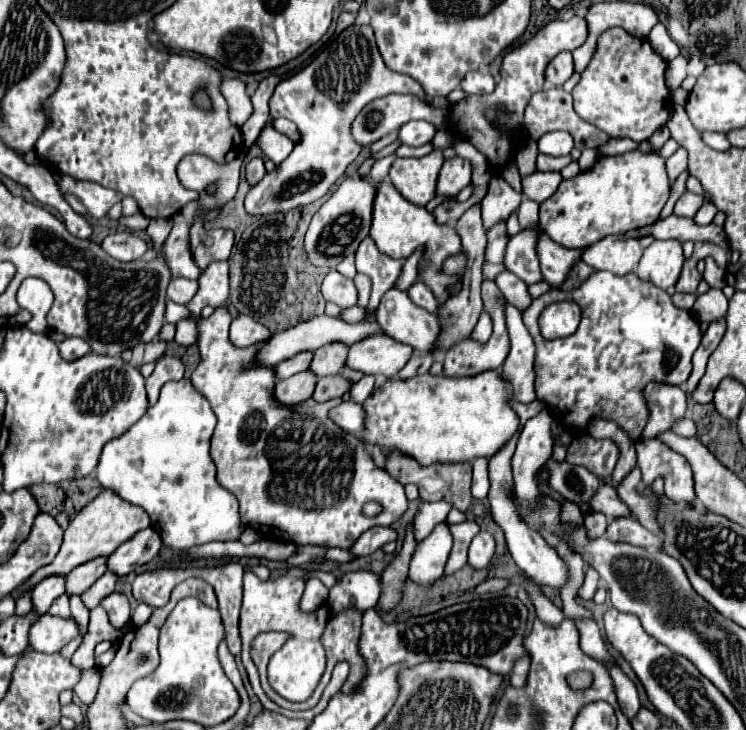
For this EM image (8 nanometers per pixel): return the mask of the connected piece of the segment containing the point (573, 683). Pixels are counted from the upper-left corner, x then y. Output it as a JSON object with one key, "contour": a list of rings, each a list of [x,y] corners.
{"contour":[[[575,671],[568,676],[568,683],[572,689],[585,689],[592,683],[592,674],[588,671]]]}

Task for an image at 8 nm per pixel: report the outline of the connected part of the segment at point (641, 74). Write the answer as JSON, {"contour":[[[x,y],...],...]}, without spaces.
{"contour":[[[618,27],[610,29],[602,35],[602,39],[598,39],[598,49],[594,53],[594,59],[582,71],[582,79],[572,91],[574,109],[582,119],[586,119],[594,127],[606,131],[614,139],[628,137],[636,143],[646,141],[646,139],[652,137],[654,131],[664,127],[668,117],[670,117],[672,95],[670,95],[670,91],[664,83],[664,71],[666,71],[666,61],[658,53],[654,53],[648,39],[632,37],[632,35],[628,35],[626,31],[622,31]]]}

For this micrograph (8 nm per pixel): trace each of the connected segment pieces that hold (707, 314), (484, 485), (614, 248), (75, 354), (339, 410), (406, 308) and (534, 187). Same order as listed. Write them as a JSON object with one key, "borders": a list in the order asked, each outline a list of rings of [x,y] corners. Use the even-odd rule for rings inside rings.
{"borders":[[[[710,289],[704,295],[698,295],[694,307],[692,307],[692,315],[700,321],[700,323],[714,323],[724,319],[728,313],[728,299],[724,297],[724,293],[720,289]]],[[[476,459],[472,463],[474,467],[474,479],[472,479],[472,495],[474,499],[486,499],[490,491],[490,479],[488,479],[488,461]]],[[[614,235],[600,239],[582,253],[582,261],[588,263],[592,269],[606,269],[616,275],[632,273],[640,257],[642,247],[636,239],[620,239]]],[[[66,337],[64,341],[58,343],[58,349],[60,349],[60,355],[68,361],[74,361],[74,359],[90,353],[90,345],[80,337]]],[[[346,399],[330,411],[330,419],[334,419],[334,423],[338,423],[338,427],[342,427],[344,431],[350,431],[352,435],[360,435],[366,423],[366,411],[362,405]]],[[[390,289],[382,297],[376,321],[382,333],[420,351],[428,351],[438,337],[438,317],[416,307],[408,293],[400,289]]],[[[536,171],[534,175],[528,175],[526,179],[522,179],[522,189],[524,189],[524,195],[528,195],[532,201],[542,203],[550,195],[554,195],[560,181],[562,181],[562,175],[556,171],[554,173]]]]}

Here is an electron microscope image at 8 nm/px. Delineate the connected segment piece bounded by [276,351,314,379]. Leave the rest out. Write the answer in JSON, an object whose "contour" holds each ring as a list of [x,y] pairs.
{"contour":[[[302,351],[302,353],[298,353],[298,355],[294,355],[294,357],[290,357],[290,359],[282,361],[282,363],[278,363],[278,365],[276,365],[276,375],[278,375],[280,379],[284,379],[284,377],[290,377],[290,375],[294,375],[294,373],[306,371],[306,369],[310,367],[312,357],[314,357],[314,351]]]}

